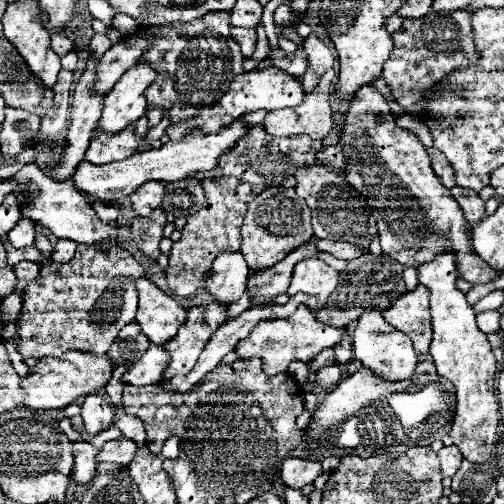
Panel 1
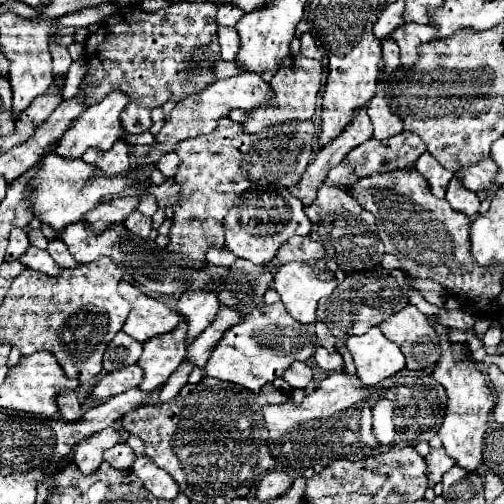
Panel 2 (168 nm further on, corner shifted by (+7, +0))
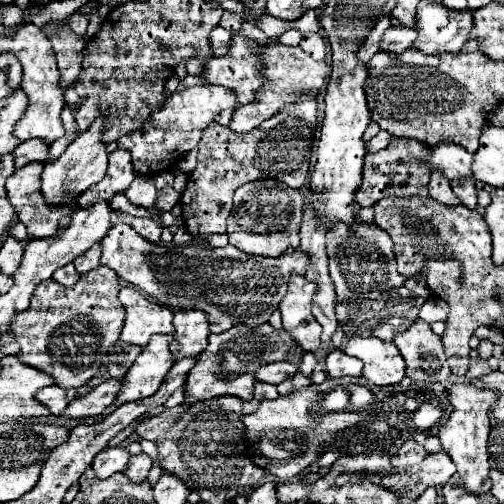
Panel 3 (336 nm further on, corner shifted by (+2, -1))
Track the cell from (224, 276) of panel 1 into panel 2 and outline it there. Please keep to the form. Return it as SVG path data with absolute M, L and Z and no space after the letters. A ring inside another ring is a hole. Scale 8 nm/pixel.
M189 291L183 293L177 303L177 313L187 323L187 339L197 337L217 315L219 301L217 291Z

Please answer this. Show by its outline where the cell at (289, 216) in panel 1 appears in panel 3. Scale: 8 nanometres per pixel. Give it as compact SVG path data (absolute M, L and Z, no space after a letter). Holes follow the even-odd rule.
M254 180L246 186L240 186L234 194L234 206L226 222L230 244L248 254L260 256L278 256L288 246L300 246L300 218L304 202L298 190L278 184L276 180Z

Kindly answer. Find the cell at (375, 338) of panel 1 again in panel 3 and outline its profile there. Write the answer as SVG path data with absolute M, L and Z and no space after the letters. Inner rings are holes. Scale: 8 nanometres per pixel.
M352 336L342 350L348 356L356 356L364 362L362 376L376 386L398 384L406 374L404 358L392 342L384 342L380 338Z

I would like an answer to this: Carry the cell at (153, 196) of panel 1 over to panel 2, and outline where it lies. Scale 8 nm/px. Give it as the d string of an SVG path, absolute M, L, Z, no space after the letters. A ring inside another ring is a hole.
M115 197L109 203L97 205L81 219L91 233L103 233L113 223L123 223L125 217L135 211L139 205L139 197Z

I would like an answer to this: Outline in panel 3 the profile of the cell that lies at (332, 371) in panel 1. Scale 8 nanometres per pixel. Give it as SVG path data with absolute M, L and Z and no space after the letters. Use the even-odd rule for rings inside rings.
M274 362L268 366L262 366L256 370L258 380L268 382L268 384L280 384L288 378L292 378L298 372L298 368L292 362Z

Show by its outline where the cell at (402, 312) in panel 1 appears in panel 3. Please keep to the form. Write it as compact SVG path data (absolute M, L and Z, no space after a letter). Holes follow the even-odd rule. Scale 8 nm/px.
M424 320L412 322L394 338L396 348L406 360L406 376L420 382L444 382L450 376L442 336L434 334Z

